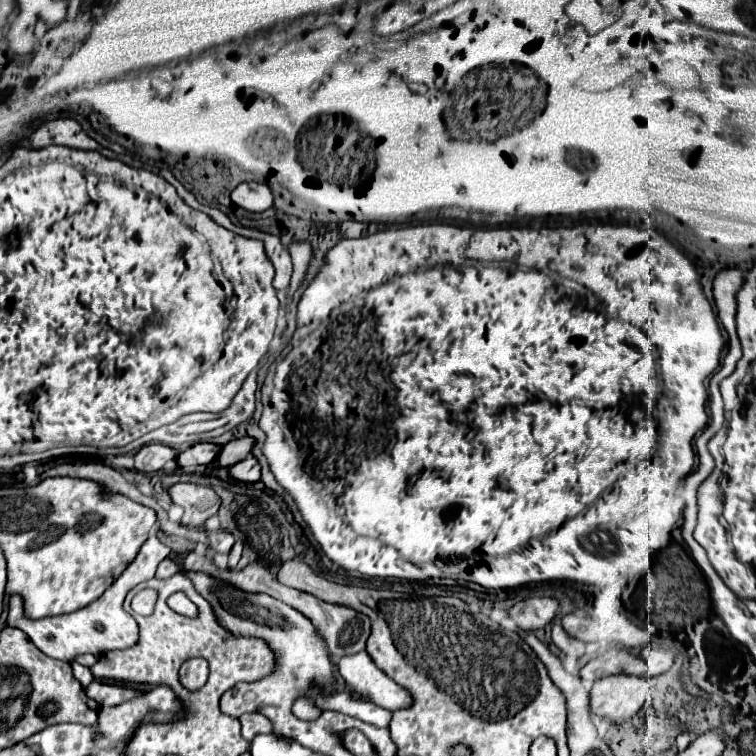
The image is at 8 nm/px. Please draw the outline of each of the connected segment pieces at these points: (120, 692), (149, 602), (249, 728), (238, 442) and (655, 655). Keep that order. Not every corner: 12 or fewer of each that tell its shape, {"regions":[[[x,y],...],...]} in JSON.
{"regions":[[[93,679],[85,687],[99,705],[119,705],[141,693]],[[142,590],[133,598],[135,612],[153,613],[155,590]],[[258,711],[241,715],[241,733],[273,733],[273,723]],[[233,439],[215,459],[231,467],[251,453],[253,439]],[[647,645],[641,659],[647,665],[647,675],[669,671],[673,653]]]}

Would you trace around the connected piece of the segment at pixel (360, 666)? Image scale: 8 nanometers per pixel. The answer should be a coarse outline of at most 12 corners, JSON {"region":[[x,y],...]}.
{"region":[[365,651],[339,659],[345,683],[395,711],[411,695],[387,679]]}

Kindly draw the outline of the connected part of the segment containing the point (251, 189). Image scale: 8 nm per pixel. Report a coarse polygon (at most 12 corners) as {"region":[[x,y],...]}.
{"region":[[241,183],[231,201],[247,211],[273,205],[267,185]]}

